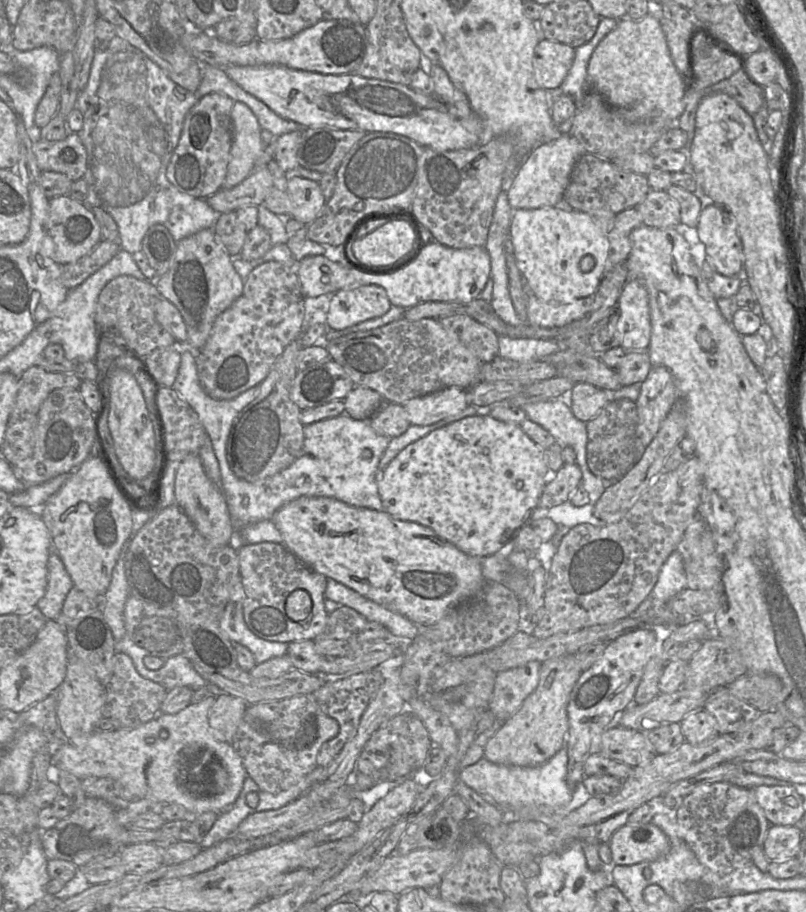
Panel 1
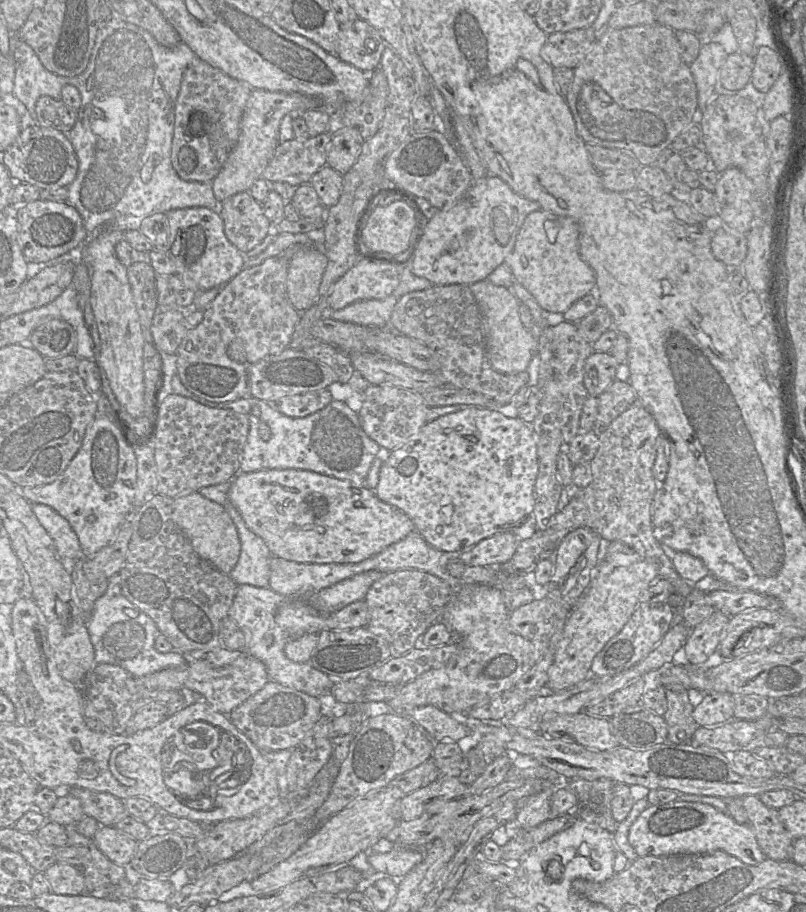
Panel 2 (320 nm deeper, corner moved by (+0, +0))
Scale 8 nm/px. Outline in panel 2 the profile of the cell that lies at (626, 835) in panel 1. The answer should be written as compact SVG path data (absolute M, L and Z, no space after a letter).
M673 801L649 805L631 825L628 840L639 857L724 851L747 865L758 865L767 858L749 825L738 824L713 806L699 802Z

